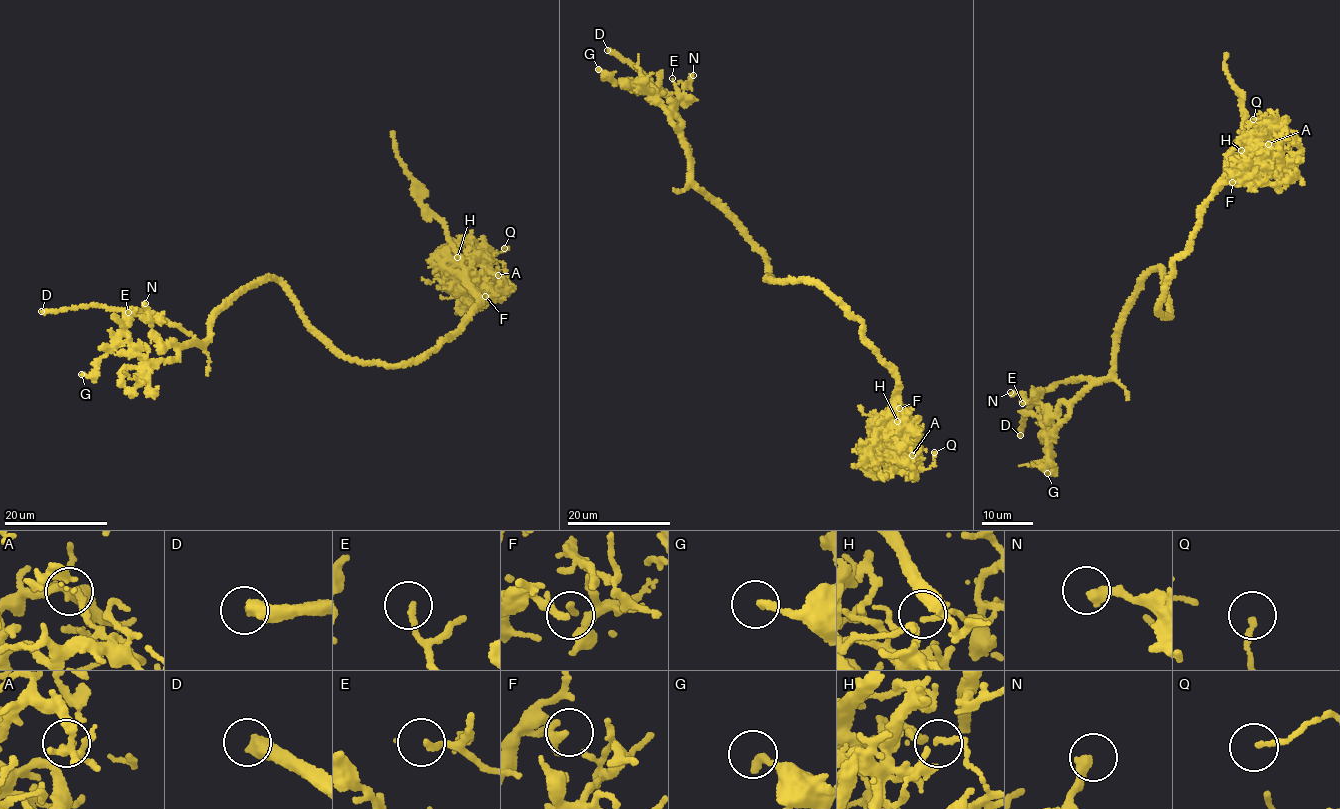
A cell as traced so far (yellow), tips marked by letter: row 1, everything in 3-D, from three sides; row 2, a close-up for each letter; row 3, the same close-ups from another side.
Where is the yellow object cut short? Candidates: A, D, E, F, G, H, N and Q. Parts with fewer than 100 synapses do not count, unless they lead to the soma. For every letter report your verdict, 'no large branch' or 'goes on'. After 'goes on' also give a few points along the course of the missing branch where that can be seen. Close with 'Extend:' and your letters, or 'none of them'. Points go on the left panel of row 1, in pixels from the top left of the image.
A: no large branch
D: goes on
E: no large branch
F: no large branch
G: no large branch
H: no large branch
N: no large branch
Q: no large branch
Extend: D

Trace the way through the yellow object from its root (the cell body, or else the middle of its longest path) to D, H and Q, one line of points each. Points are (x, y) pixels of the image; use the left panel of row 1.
D: (340, 351), (305, 319), (289, 288), (268, 275), (215, 314), (203, 343), (136, 308), (41, 311)
H: (340, 351), (362, 362), (402, 365), (447, 340), (478, 302), (467, 276), (467, 269), (477, 259), (457, 257)
Q: (340, 351), (362, 362), (402, 365), (432, 350), (478, 302), (468, 279), (470, 265), (504, 248)

